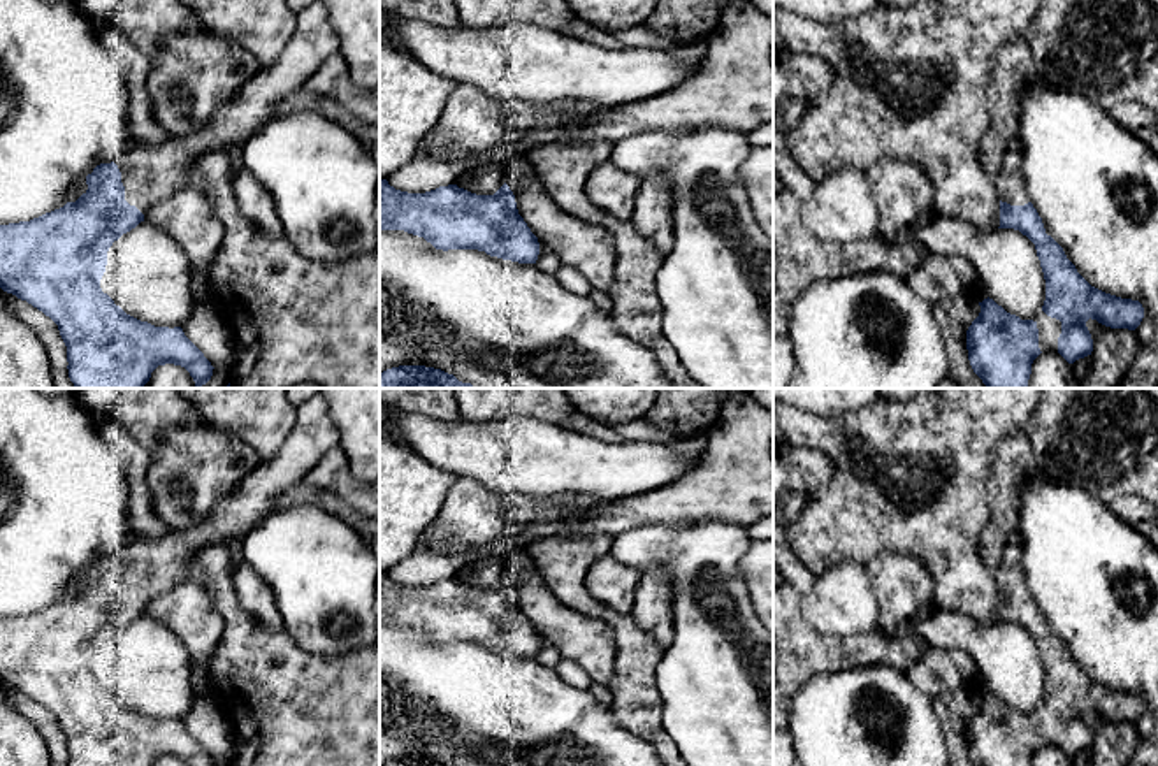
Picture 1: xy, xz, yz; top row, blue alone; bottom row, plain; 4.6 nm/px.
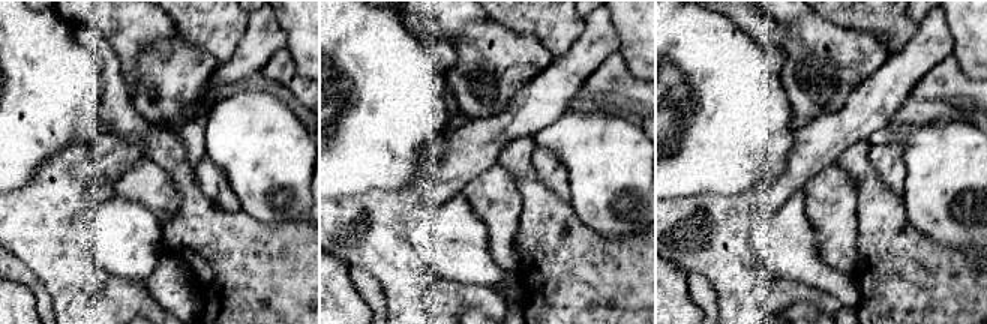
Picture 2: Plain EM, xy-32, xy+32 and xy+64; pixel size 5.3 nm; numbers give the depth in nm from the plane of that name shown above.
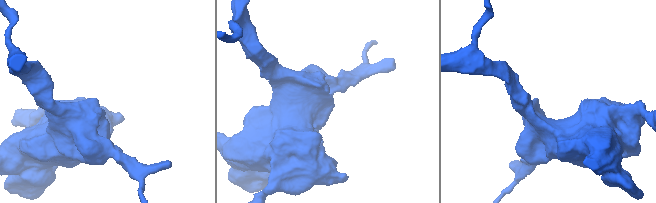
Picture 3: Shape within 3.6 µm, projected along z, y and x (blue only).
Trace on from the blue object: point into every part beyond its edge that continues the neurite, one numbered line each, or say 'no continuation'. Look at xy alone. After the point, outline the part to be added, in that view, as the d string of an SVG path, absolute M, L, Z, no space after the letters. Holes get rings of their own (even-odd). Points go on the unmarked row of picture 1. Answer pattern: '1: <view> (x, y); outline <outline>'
1: xy (148, 566); outline M320 394L299 404L295 425L279 452L262 460L230 495L218 501L207 520L190 529L172 529L156 539L132 538L116 550L125 594L146 608L156 596L188 580L188 562L206 546L244 539L339 439Z

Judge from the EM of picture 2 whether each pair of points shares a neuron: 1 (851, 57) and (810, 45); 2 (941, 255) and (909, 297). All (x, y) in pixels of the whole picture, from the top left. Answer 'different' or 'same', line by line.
1: same
2: same

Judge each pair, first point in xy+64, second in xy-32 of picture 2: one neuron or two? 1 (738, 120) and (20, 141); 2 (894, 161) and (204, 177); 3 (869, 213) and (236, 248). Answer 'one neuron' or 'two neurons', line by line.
1: one neuron
2: one neuron
3: one neuron

